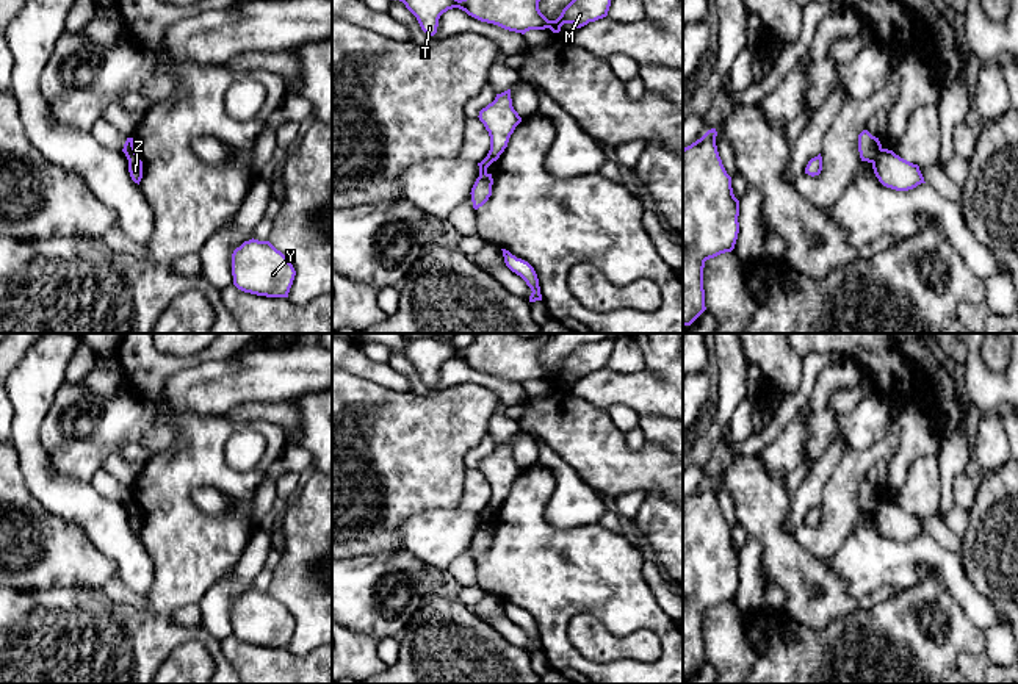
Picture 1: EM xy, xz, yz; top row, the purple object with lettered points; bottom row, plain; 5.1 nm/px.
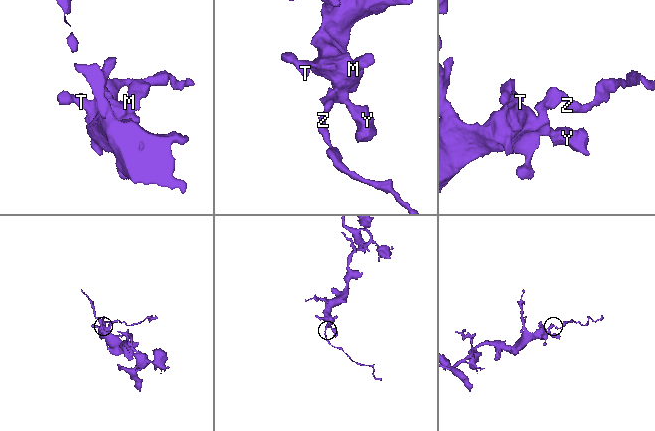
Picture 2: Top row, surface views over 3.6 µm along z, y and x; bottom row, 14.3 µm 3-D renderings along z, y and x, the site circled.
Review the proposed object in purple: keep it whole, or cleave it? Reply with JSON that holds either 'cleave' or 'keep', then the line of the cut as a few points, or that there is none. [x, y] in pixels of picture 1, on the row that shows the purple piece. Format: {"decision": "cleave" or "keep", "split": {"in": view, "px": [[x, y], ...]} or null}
{"decision": "cleave", "split": {"in": "yz", "px": [[882, 149], [873, 163]]}}

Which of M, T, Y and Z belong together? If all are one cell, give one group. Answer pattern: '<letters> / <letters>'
M T Y / Z

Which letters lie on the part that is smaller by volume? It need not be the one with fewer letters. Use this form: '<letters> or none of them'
Z

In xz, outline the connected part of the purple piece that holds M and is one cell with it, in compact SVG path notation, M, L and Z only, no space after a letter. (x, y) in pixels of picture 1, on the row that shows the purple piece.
M399 0L417 17L421 30L434 36L439 19L453 8L468 16L525 34L529 30L550 28L559 33L564 23L576 28L608 16L611 0L572 0L556 20L548 20L539 9L540 0Z

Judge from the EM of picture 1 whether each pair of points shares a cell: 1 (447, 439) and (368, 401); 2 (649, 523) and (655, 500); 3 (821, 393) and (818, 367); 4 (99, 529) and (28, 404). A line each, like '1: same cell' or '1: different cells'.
1: same cell
2: same cell
3: different cells
4: same cell

